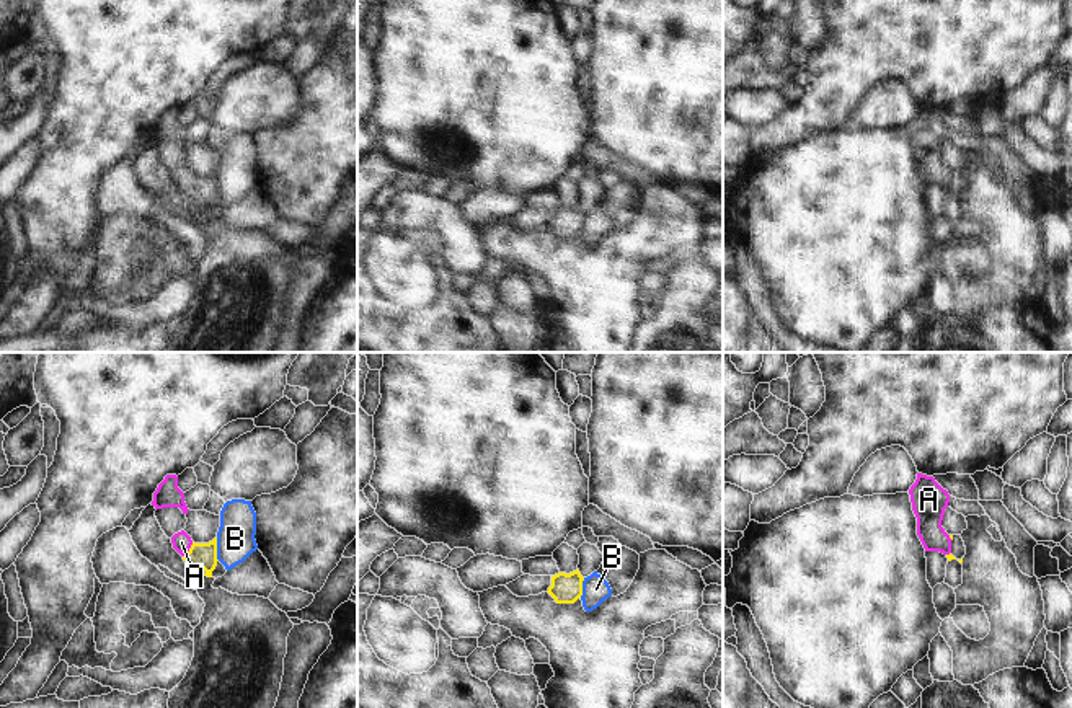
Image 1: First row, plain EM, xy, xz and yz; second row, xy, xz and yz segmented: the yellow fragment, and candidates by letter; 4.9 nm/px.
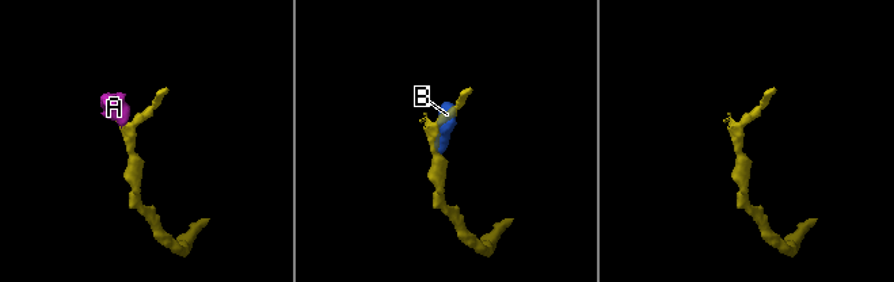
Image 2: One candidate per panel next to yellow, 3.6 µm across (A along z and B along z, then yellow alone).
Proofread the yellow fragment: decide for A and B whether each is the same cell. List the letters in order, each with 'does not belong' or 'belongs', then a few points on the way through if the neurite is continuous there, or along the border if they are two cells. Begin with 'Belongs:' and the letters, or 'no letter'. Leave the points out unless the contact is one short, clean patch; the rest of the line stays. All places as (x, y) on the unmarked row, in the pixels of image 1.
Belongs: A
A: belongs; runs through xy (199, 191), (190, 185), (181, 176)
B: does not belong

